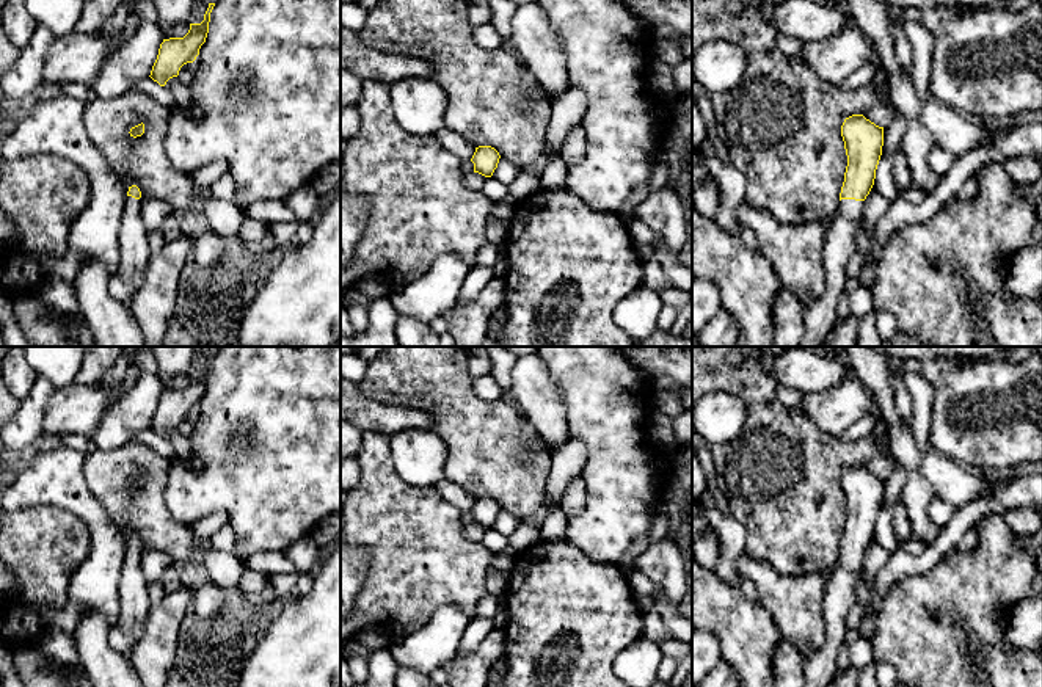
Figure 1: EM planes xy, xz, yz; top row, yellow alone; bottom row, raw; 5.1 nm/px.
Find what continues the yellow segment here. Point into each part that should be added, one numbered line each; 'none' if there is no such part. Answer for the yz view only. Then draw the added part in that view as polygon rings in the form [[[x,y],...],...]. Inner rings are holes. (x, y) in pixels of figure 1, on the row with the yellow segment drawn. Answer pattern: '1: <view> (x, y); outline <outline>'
1: yz (819, 317); outline [[[841,199],[833,221],[825,234],[822,265],[825,290],[803,314],[805,336],[800,347],[822,347],[829,331],[838,322],[838,298],[847,279],[844,268],[857,249],[857,231],[865,201]]]

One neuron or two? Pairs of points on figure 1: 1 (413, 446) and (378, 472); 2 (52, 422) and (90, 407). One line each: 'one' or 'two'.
1: two
2: one

